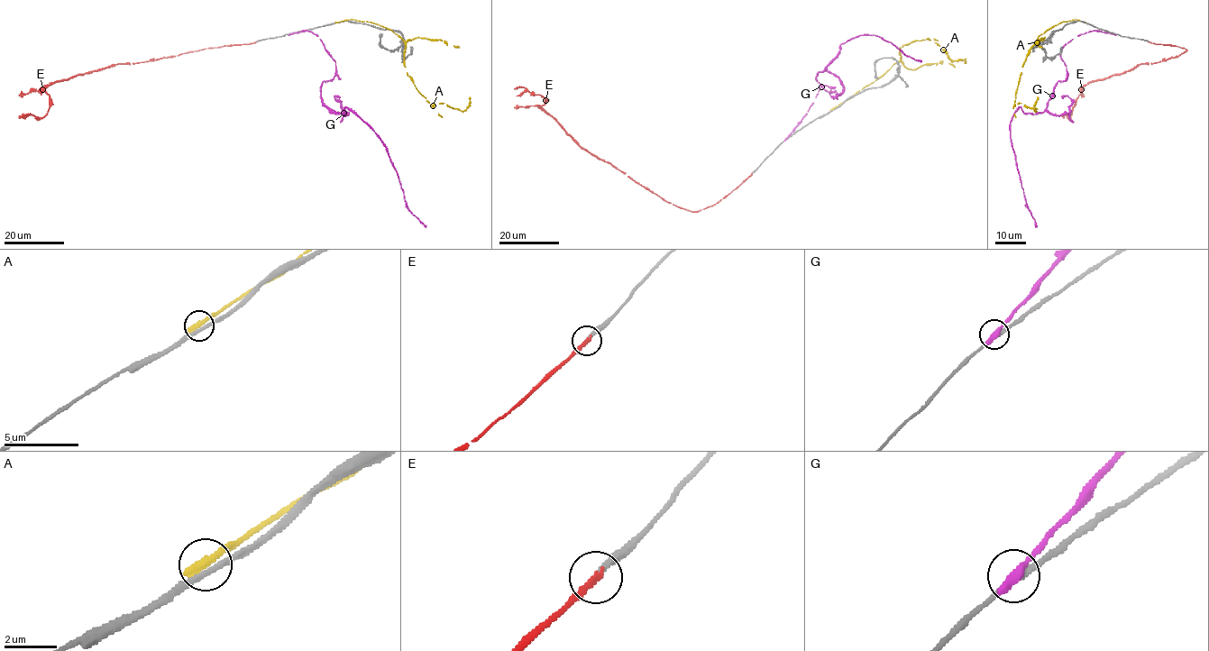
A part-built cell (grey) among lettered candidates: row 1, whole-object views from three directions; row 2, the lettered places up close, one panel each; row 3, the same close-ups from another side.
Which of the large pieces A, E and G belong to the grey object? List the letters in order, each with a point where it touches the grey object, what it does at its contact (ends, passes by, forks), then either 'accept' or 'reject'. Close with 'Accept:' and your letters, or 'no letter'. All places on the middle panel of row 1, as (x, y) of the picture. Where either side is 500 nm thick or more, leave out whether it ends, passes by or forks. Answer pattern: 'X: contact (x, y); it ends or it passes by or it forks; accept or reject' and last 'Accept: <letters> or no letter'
A: contact (833, 109); it ends; reject
E: contact (751, 174); it ends; reject
G: contact (785, 139); it ends; reject
Accept: no letter

